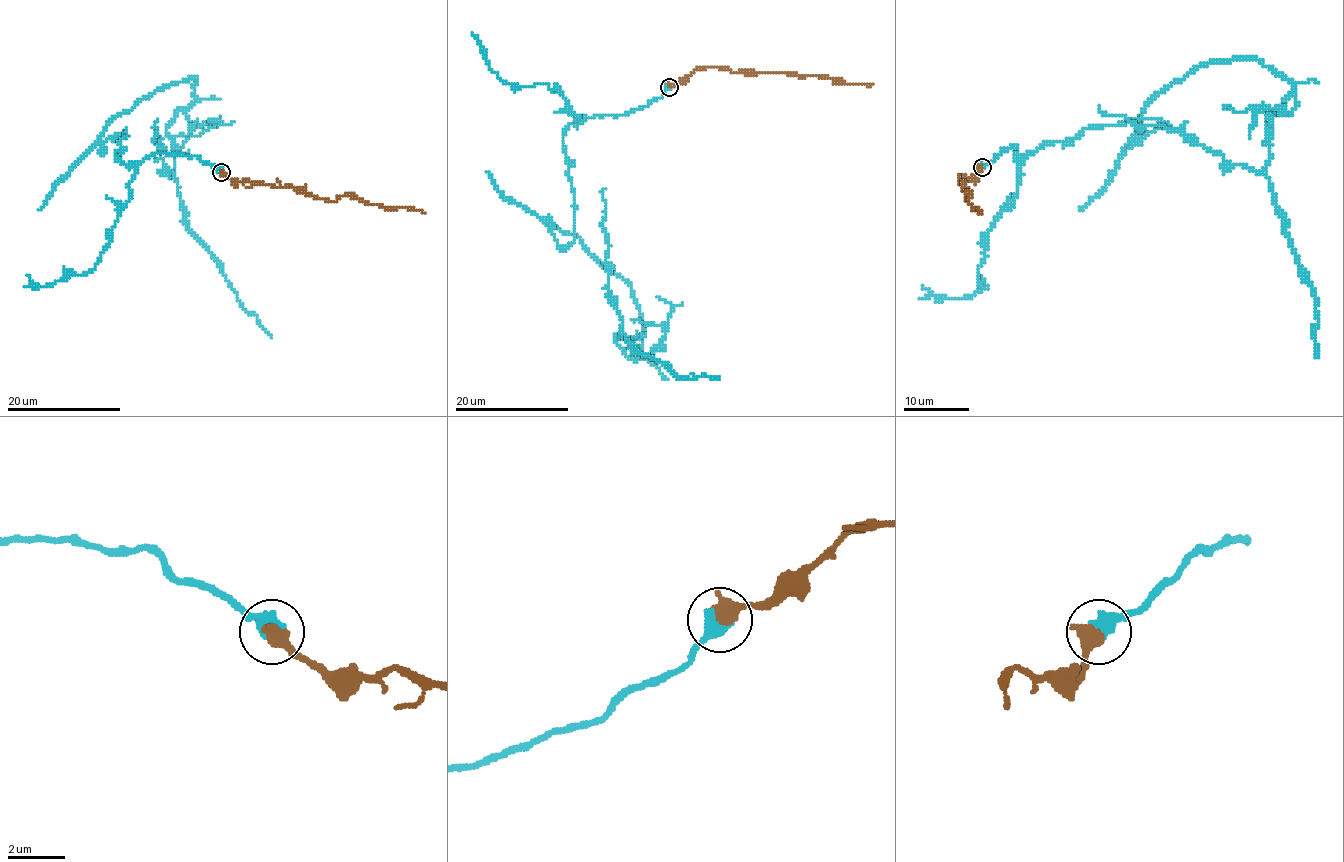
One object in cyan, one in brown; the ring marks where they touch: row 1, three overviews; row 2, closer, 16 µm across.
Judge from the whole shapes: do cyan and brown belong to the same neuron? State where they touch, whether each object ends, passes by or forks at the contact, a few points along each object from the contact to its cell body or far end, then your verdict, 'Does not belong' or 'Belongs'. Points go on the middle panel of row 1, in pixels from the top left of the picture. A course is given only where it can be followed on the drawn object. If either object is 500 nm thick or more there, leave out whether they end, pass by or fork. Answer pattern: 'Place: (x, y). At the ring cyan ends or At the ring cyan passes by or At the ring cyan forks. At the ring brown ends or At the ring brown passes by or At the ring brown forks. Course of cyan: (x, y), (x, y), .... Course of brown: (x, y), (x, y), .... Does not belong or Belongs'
Place: (669, 87). Course of cyan: (669, 87), (568, 127), (573, 241), (548, 226), (629, 285), (626, 356), (623, 333), (720, 378). Course of brown: (670, 87), (694, 70), (706, 67), (755, 73), (784, 72), (872, 84). Belongs

